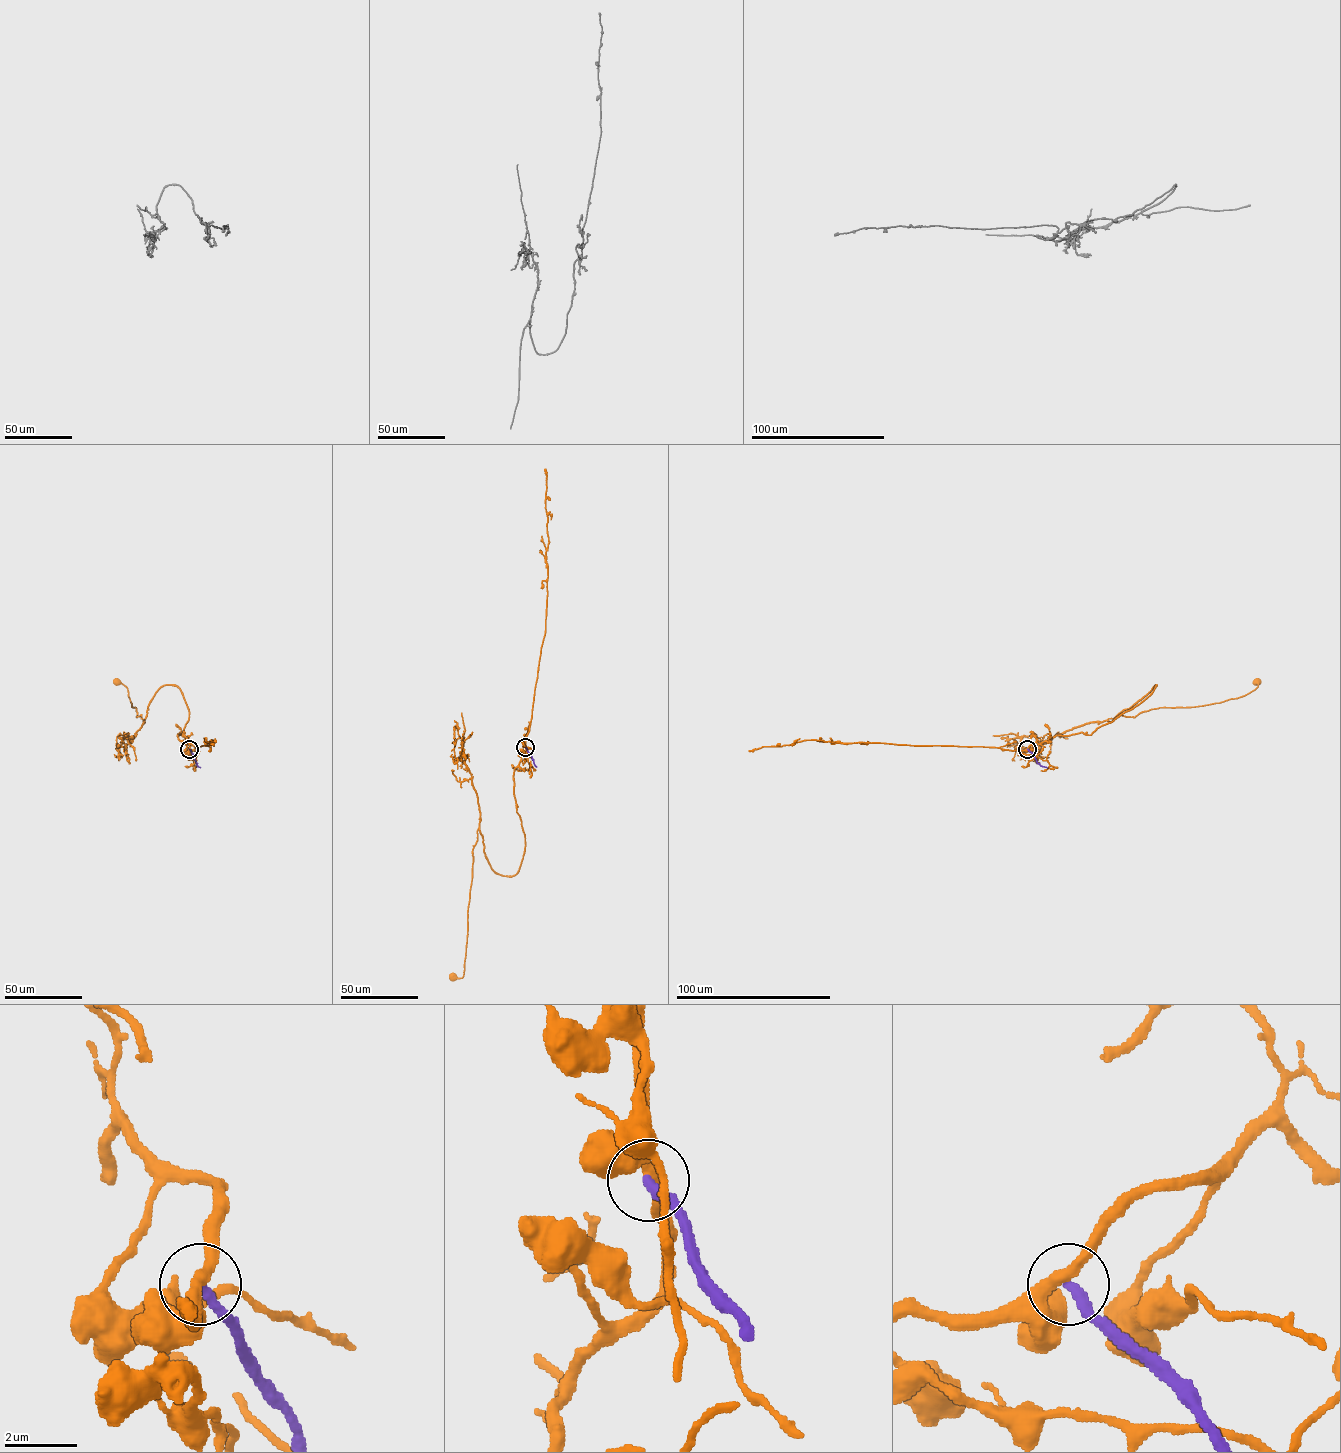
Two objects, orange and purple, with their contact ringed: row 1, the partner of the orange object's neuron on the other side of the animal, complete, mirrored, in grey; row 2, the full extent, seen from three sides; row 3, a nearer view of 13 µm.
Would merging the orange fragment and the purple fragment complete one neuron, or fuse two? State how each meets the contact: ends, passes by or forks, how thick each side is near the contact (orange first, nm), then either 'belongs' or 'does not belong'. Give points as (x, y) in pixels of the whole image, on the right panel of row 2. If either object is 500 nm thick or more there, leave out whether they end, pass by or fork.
orange passes by | purple ends | 320/300 nm | does not belong

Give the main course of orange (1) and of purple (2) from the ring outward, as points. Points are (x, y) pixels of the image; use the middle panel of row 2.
1: (525, 747), (513, 777), (525, 835), (521, 864), (512, 876), (497, 874), (478, 828), (463, 976), (453, 976)
2: (525, 747), (536, 767)

